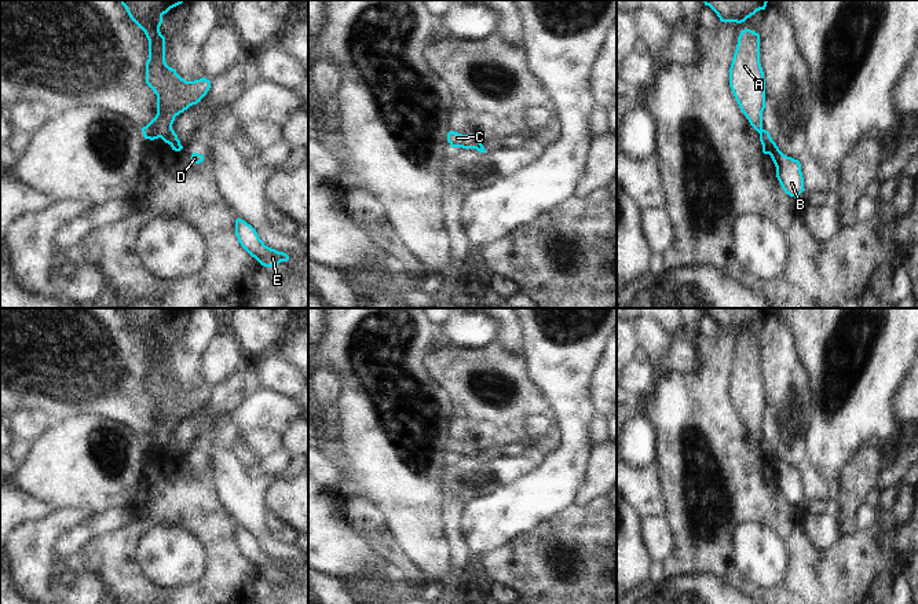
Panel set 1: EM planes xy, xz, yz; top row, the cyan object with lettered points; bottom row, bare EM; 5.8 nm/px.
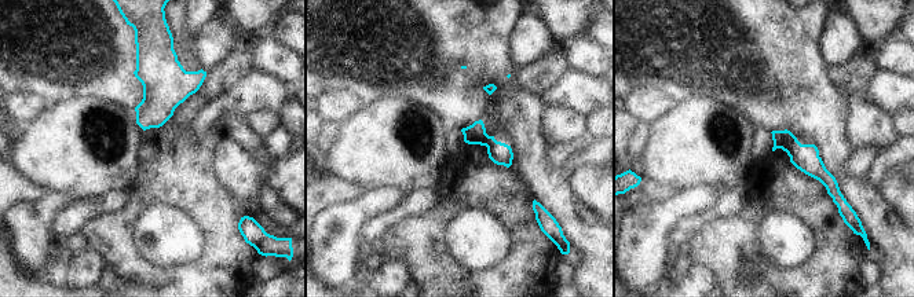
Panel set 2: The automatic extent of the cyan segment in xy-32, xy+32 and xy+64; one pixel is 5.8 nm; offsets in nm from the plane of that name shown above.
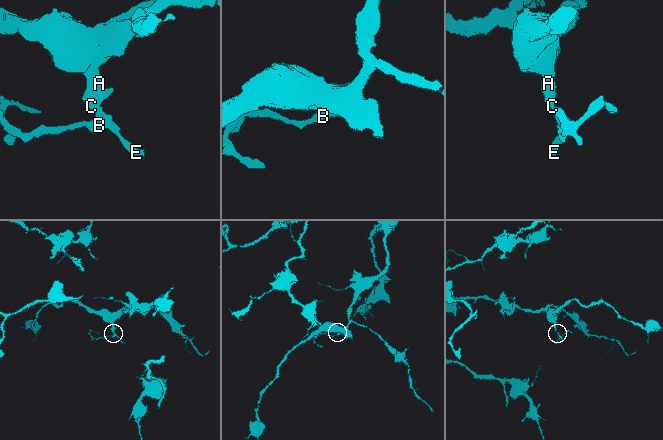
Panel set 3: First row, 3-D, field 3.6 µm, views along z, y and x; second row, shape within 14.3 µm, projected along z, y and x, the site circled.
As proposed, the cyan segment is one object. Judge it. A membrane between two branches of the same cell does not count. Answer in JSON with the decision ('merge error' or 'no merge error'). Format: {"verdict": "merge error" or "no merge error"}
{"verdict": "merge error"}

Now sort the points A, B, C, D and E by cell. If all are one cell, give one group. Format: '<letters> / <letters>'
A C / B D E

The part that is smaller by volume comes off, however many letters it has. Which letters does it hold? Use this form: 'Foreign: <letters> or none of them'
Foreign: B, D, E

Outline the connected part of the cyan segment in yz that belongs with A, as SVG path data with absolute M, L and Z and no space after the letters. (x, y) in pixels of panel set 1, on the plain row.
M745 337L738 345L729 376L729 395L750 433L762 439L765 417L765 387L760 371L760 343Z

